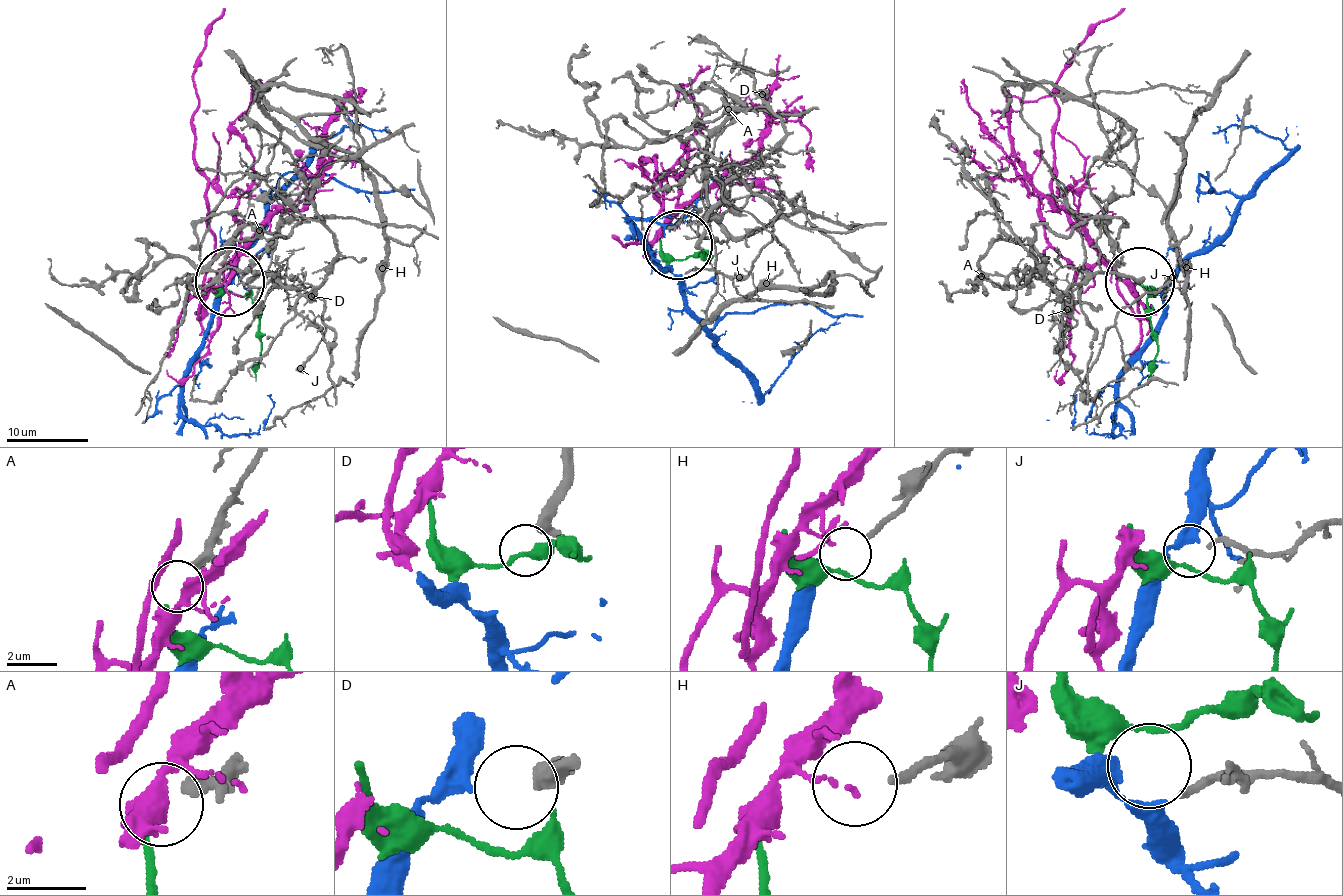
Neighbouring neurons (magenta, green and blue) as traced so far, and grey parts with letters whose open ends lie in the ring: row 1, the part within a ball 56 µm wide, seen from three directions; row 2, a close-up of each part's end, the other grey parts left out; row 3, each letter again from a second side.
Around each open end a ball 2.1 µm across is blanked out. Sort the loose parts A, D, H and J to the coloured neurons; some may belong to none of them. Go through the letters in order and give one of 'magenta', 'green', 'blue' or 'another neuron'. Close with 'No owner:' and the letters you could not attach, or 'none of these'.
A: another neuron
D: another neuron
H: another neuron
J: another neuron
No owner: A, D, H, J

